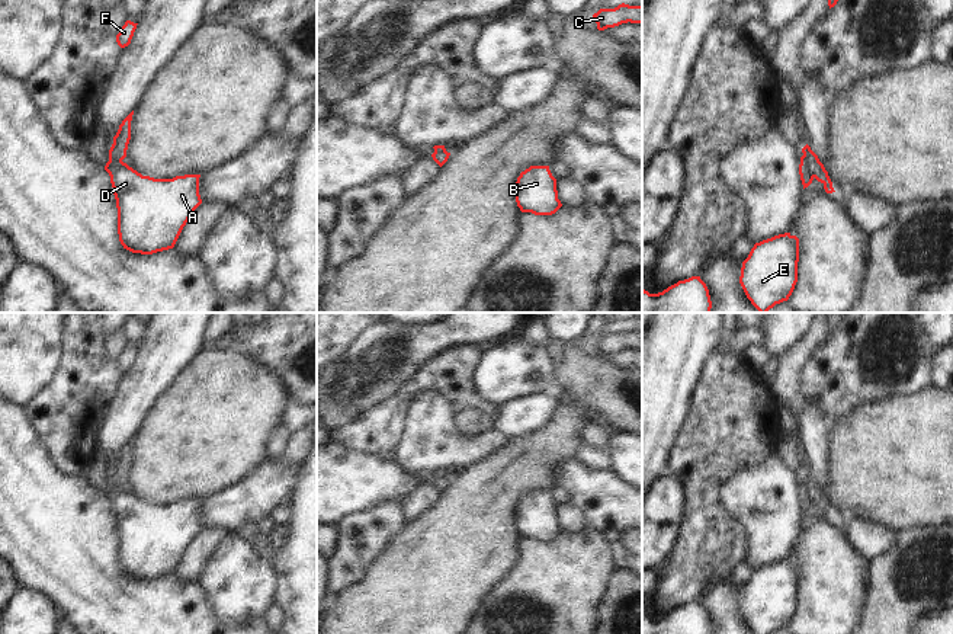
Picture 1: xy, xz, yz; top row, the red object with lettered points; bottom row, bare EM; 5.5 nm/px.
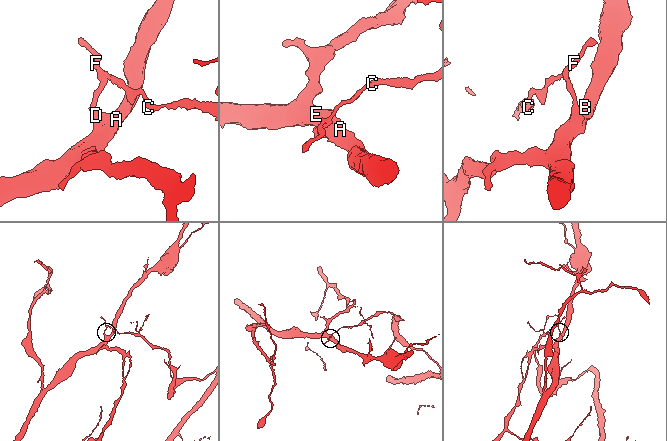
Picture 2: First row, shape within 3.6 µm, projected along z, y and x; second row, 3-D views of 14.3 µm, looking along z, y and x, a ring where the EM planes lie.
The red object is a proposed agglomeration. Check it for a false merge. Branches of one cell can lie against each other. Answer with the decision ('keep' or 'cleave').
cleave

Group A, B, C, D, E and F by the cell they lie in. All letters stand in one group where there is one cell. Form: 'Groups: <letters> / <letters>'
Groups: A B D E / C F.

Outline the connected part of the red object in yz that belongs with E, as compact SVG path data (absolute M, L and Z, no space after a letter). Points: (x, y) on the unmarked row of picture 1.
M790 558L755 569L742 587L739 609L755 634L787 627L798 608L799 564Z

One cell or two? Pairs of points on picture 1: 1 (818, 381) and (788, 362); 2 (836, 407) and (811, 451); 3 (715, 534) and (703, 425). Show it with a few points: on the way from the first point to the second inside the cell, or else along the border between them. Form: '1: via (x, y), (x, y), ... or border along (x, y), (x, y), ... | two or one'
1: border along (824, 343), (802, 372), (799, 394) | two
2: border along (802, 396), (817, 397), (833, 423) | two
3: via (703, 506), (703, 452) | one

